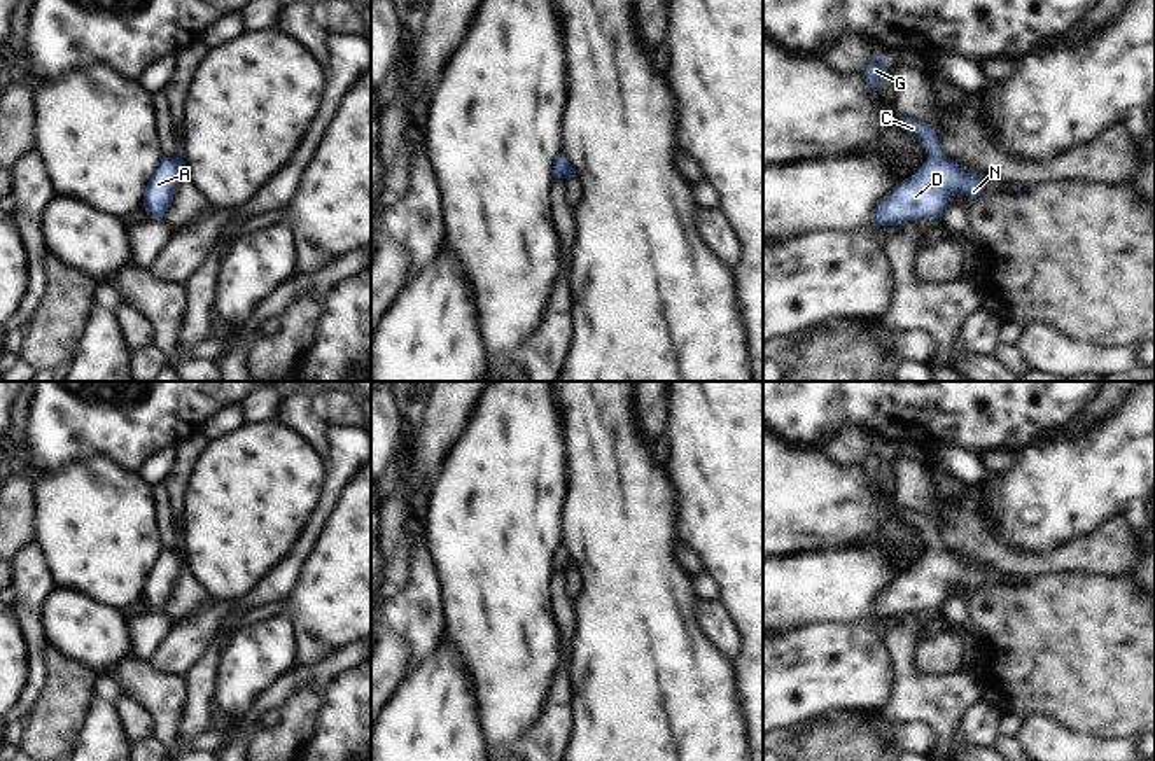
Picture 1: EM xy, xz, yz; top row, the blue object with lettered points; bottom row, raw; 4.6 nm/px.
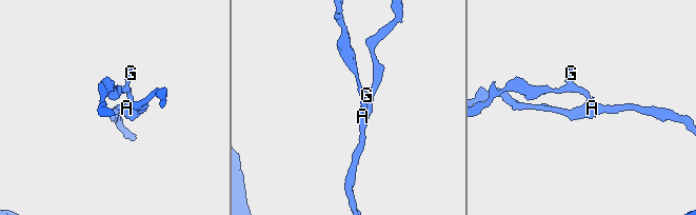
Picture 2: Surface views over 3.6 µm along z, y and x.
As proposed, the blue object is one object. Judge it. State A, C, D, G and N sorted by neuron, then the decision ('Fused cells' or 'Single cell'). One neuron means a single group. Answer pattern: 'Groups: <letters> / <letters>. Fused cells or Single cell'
Groups: A C D G N. Single cell.

